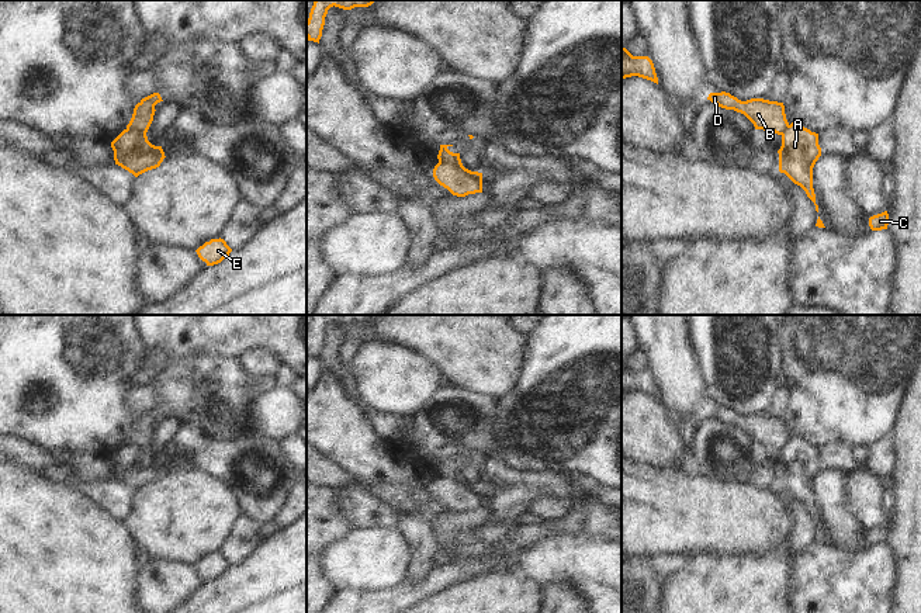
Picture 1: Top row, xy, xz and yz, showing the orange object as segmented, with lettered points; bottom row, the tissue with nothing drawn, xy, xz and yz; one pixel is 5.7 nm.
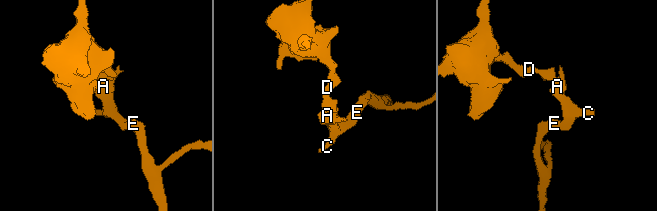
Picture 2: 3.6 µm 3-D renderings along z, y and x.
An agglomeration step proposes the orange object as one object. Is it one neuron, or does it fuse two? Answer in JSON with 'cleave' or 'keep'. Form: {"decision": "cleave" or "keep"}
{"decision": "cleave"}

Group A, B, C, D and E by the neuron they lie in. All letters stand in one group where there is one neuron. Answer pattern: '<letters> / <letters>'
A C E / B D

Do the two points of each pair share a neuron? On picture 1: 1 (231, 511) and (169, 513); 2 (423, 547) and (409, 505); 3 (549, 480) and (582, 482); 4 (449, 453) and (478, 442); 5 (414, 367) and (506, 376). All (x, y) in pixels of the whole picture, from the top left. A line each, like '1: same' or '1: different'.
1: same
2: same
3: same
4: different
5: different

